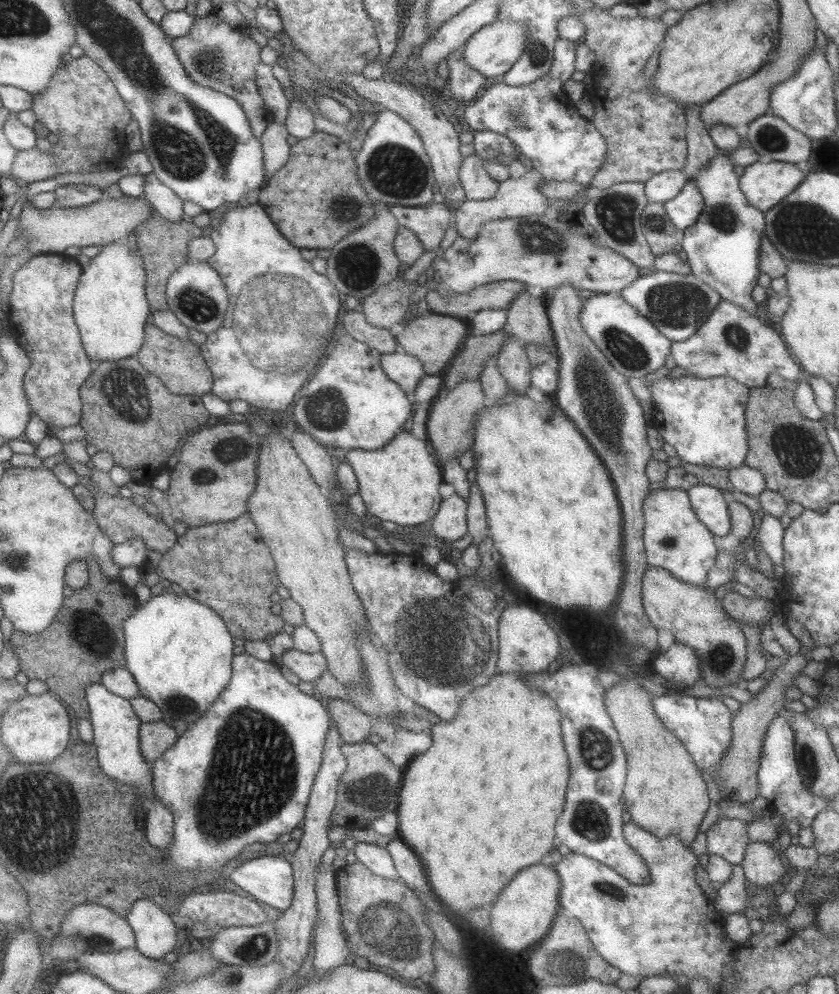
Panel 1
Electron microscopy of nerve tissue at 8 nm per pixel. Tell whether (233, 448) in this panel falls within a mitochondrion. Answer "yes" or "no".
yes

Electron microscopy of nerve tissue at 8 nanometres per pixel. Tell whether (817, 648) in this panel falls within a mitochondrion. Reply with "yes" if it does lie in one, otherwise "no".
no

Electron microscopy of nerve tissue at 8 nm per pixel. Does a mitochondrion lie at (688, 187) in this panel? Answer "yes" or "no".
no

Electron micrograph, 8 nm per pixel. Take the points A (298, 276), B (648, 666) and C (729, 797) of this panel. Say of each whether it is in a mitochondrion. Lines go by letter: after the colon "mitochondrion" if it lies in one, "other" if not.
A: other
B: other
C: other

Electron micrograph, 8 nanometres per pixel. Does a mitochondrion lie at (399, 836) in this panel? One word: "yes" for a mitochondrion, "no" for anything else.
no

